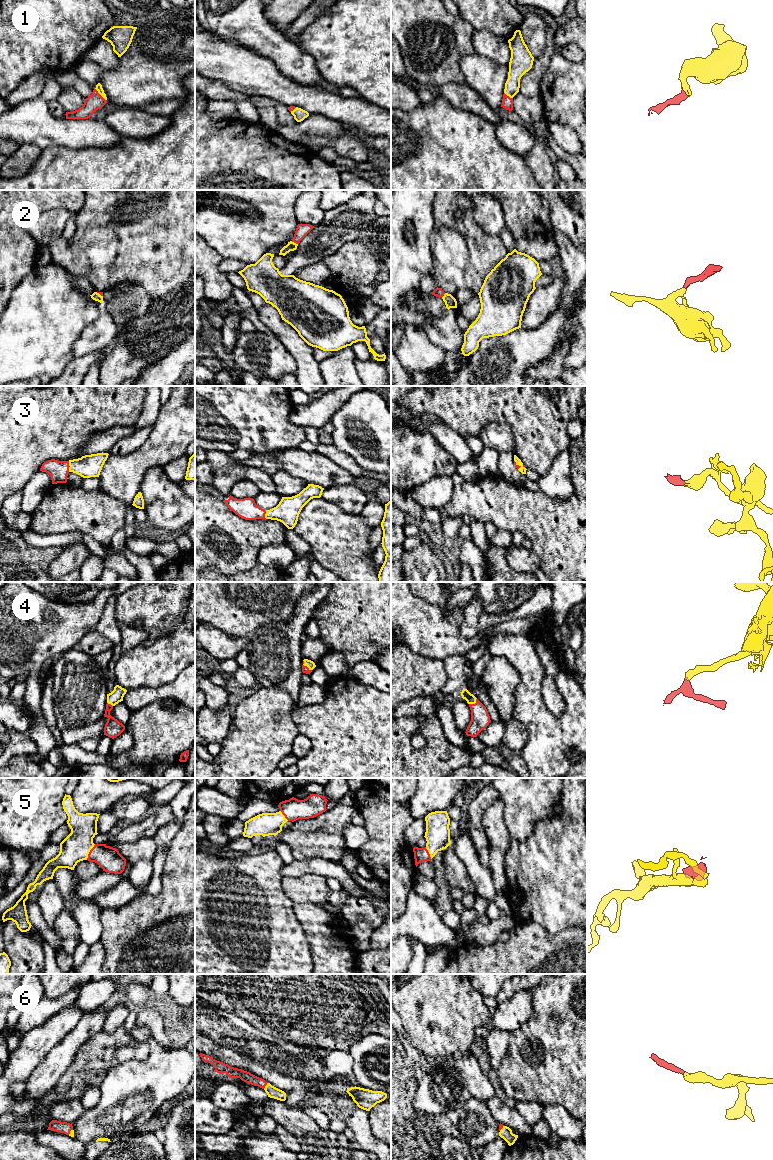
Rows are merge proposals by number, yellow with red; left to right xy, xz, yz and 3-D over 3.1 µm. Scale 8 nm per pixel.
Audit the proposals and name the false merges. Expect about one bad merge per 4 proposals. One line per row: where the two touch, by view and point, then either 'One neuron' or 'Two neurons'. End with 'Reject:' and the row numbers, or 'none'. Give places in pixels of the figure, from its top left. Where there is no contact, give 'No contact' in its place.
1: Touches yellow at xy (100, 94). One neuron
2: Touches yellow at xz (293, 242). One neuron
3: Touches yellow at xy (69, 465). One neuron
4: Touches yellow at yz (474, 703). One neuron
5: Touches yellow at xy (89, 851). One neuron
6: Touches yellow at xz (266, 1085). One neuron
Reject: none

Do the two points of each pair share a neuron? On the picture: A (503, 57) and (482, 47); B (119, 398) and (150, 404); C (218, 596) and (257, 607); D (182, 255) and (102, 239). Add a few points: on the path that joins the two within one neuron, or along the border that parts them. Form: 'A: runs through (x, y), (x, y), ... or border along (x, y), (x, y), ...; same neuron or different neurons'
A: runs through (498, 52), (493, 47), (487, 47); same neuron
B: border along (146, 396), (141, 413), (134, 424); different neurons
C: runs through (228, 596), (247, 597); same neuron
D: runs through (162, 241), (122, 241); same neuron

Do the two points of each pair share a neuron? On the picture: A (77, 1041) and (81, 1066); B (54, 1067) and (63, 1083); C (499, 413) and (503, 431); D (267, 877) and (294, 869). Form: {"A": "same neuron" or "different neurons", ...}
{"A": "different neurons", "B": "different neurons", "C": "different neurons", "D": "different neurons"}

